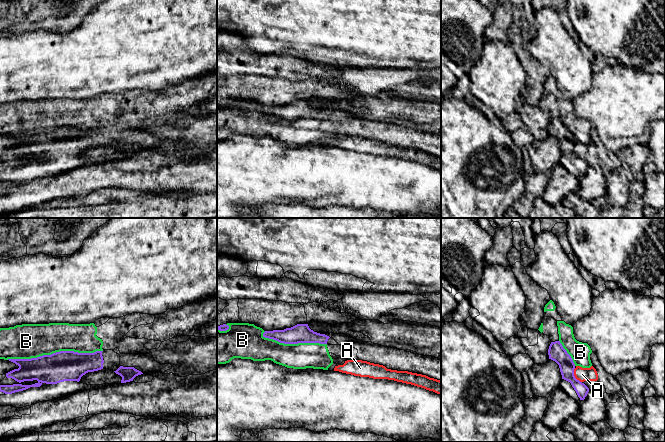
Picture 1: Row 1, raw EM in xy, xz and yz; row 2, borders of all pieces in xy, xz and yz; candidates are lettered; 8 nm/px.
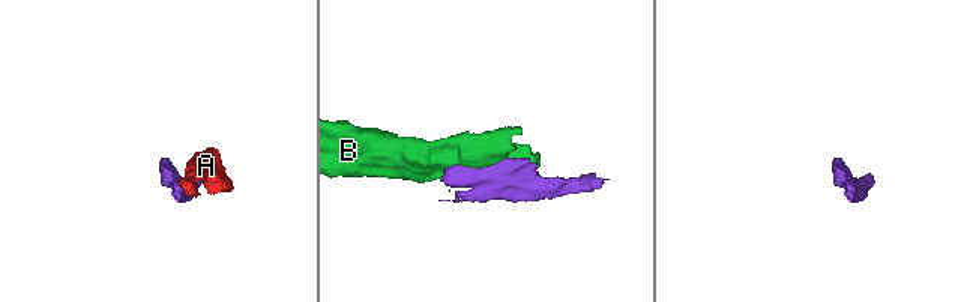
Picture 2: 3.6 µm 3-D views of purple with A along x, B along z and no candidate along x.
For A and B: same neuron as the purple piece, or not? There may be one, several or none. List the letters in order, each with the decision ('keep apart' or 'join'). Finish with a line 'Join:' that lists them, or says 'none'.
A: keep apart
B: keep apart
Join: none

